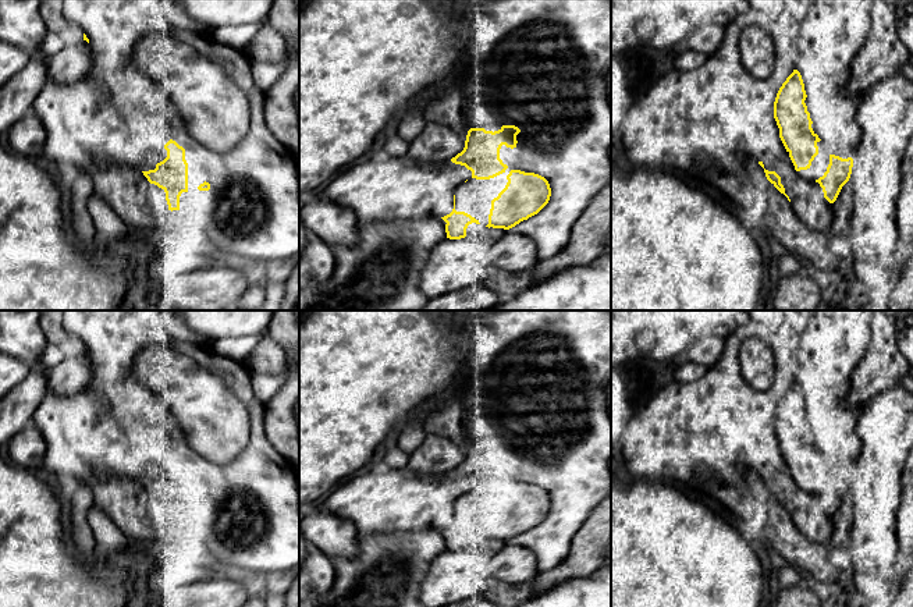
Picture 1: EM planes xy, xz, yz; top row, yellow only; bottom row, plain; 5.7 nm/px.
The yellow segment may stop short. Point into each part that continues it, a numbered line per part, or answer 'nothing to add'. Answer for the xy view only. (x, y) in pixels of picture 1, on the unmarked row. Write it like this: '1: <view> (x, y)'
nothing to add

